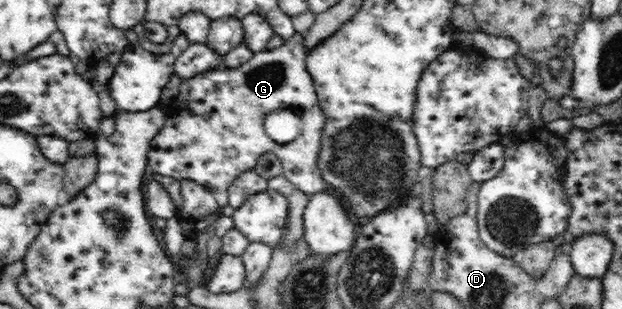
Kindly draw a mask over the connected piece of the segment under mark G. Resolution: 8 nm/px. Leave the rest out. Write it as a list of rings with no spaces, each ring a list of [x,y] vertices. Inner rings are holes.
[[[294,35],[292,39],[281,46],[262,50],[252,56],[247,62],[238,67],[222,67],[210,69],[192,76],[192,79],[182,81],[178,95],[166,107],[167,119],[164,128],[155,139],[152,139],[148,151],[147,165],[154,174],[172,177],[175,180],[190,179],[192,182],[205,187],[216,198],[220,207],[229,205],[228,189],[230,185],[244,173],[253,171],[265,153],[272,153],[280,160],[283,177],[296,190],[303,191],[309,196],[318,192],[326,192],[328,182],[321,175],[317,166],[317,156],[322,149],[322,132],[326,125],[324,111],[322,111],[312,76],[306,65],[307,50],[303,46],[303,35]],[[288,109],[296,113],[301,120],[299,137],[289,143],[273,141],[264,128],[265,118],[270,113]]]

